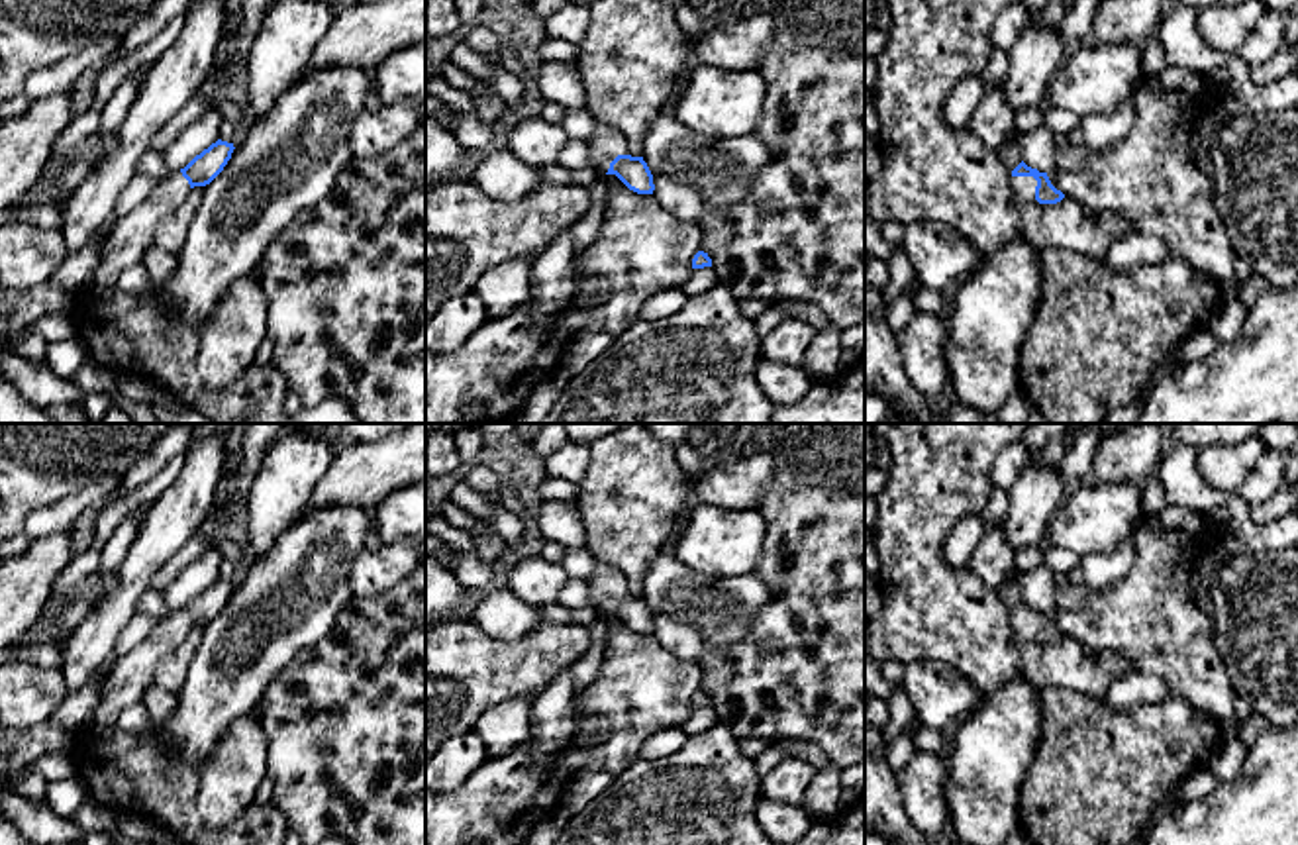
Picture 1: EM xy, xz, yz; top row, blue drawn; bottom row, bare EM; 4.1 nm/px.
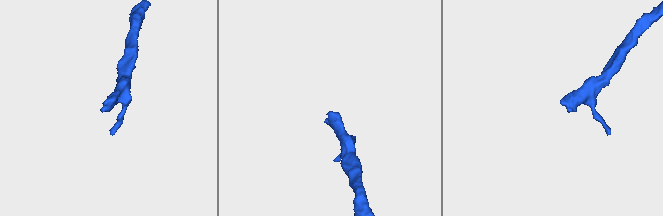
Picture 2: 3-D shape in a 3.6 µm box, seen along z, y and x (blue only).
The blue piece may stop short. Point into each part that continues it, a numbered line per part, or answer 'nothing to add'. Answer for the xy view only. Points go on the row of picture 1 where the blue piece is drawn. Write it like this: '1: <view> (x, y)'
1: xy (128, 242)

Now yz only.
1: yz (1024, 187)

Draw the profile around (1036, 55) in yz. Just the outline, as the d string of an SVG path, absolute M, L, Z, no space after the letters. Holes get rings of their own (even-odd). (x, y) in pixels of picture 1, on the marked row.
M1025 25L1008 55L1010 69L1004 82L1008 106L1014 112L1033 106L1045 108L1053 75L1067 59L1063 31Z

